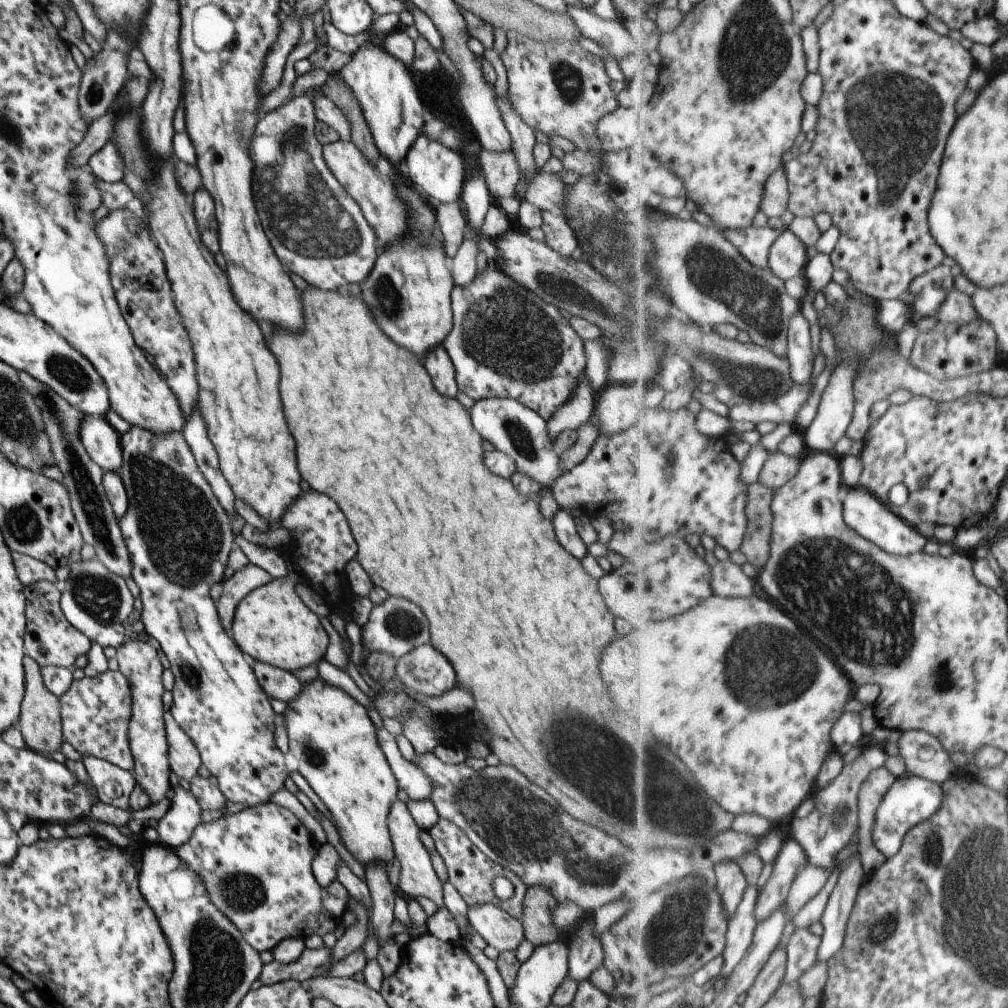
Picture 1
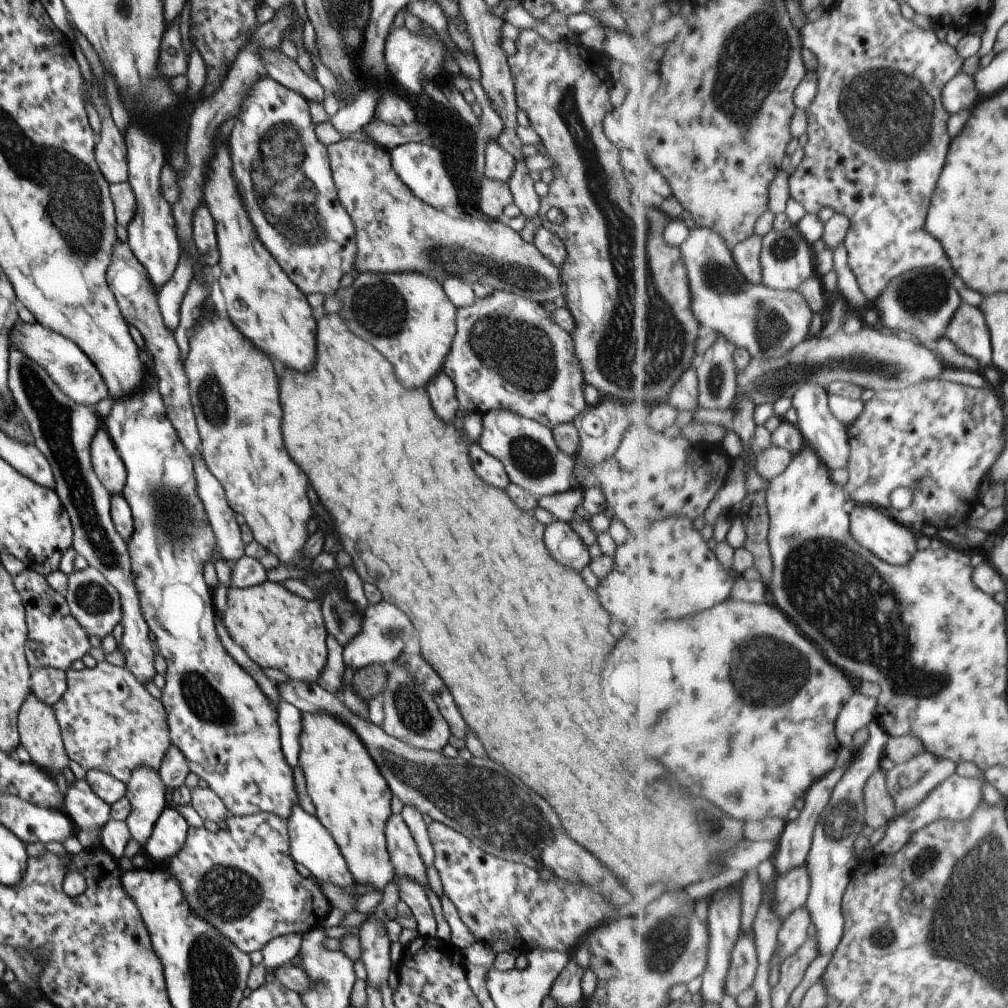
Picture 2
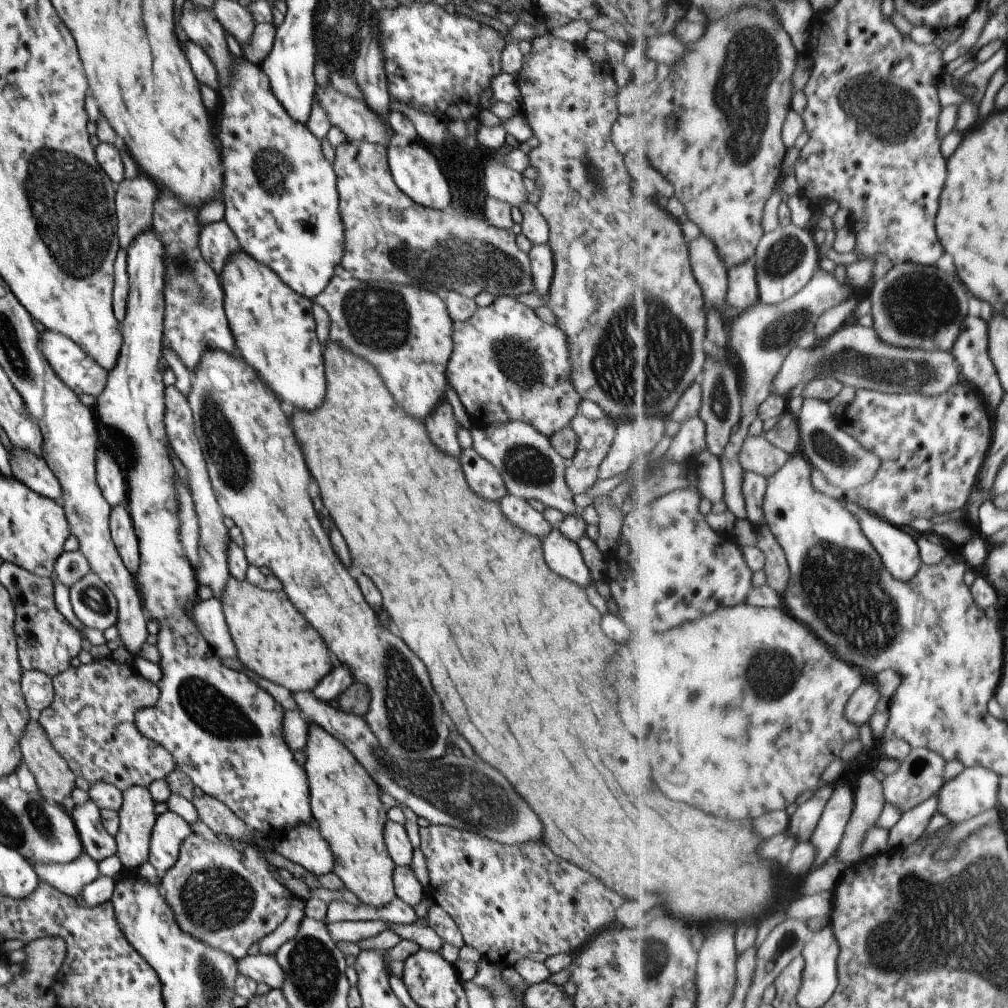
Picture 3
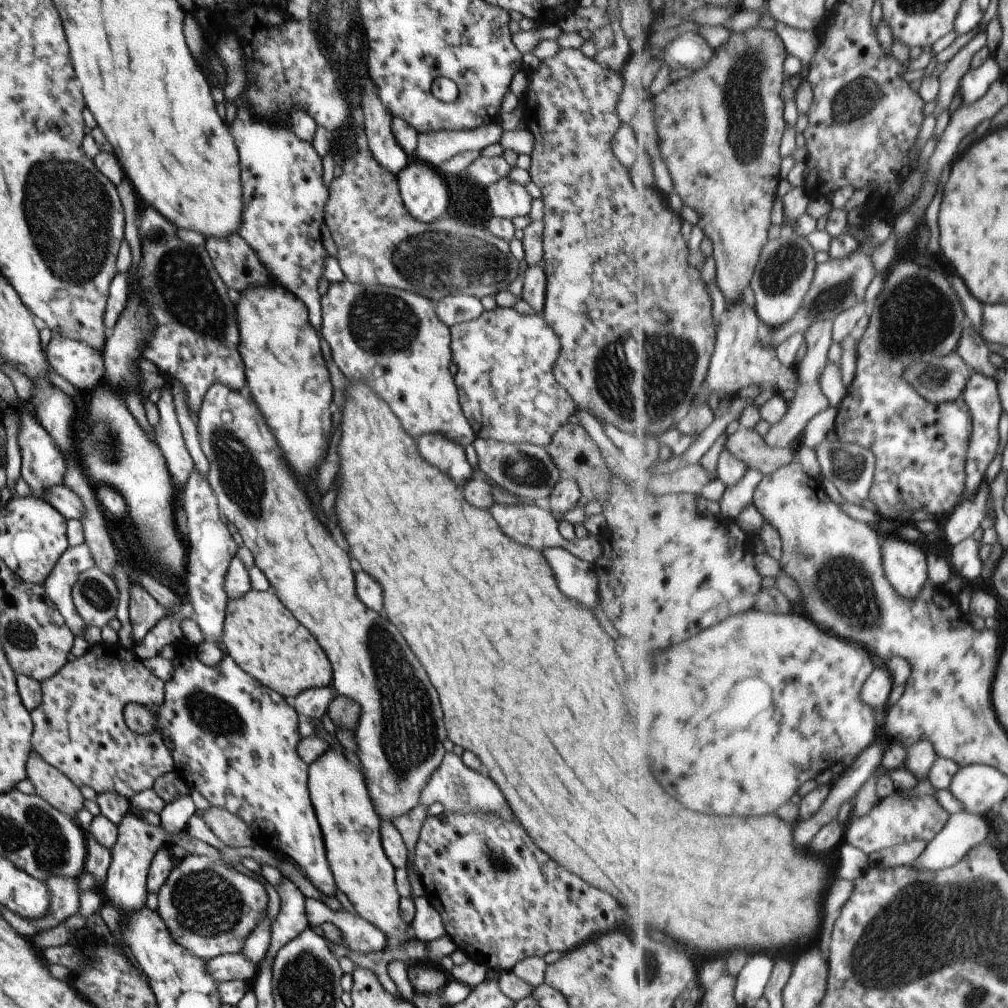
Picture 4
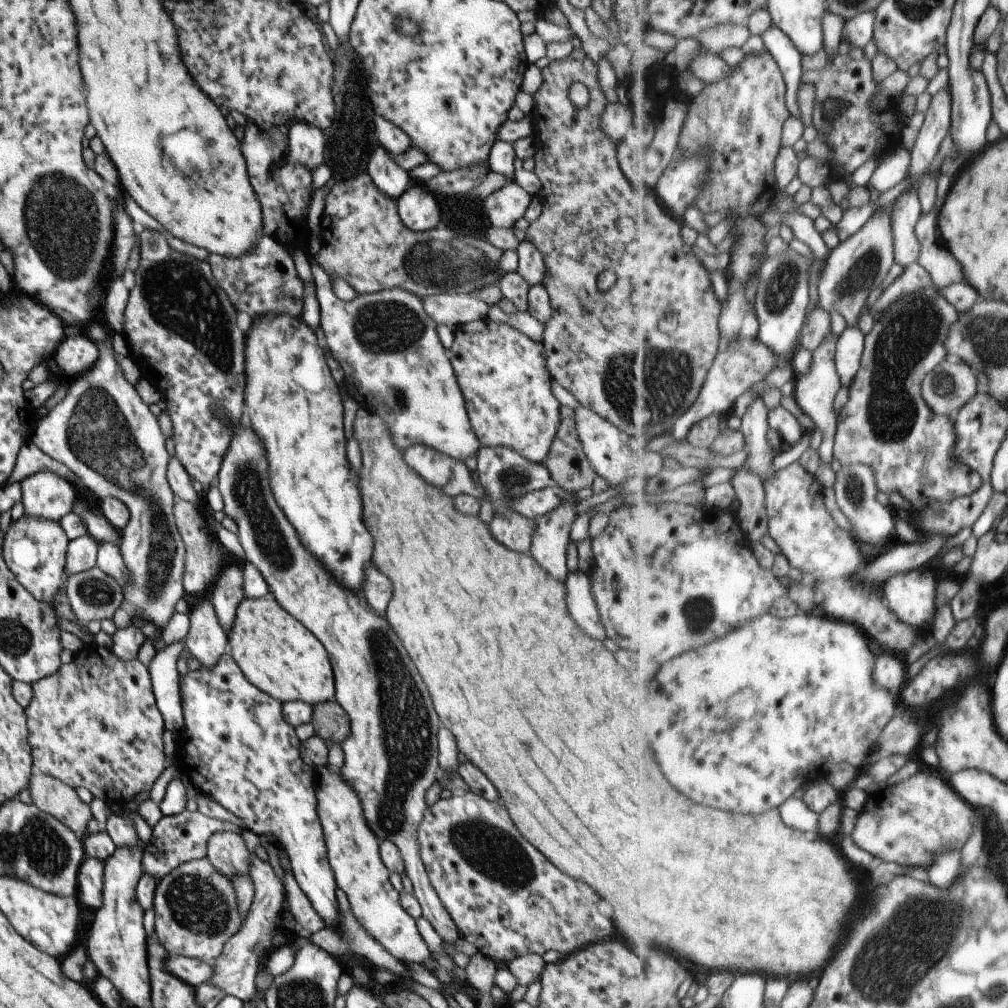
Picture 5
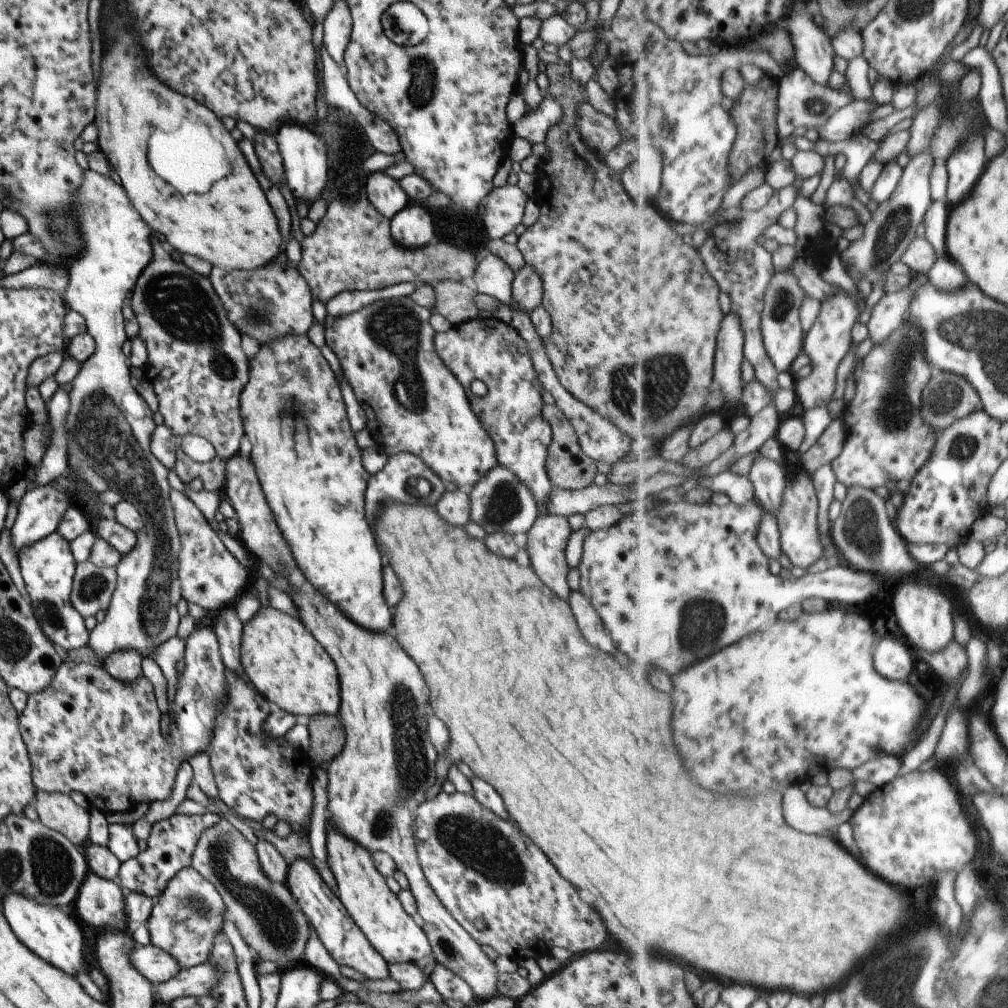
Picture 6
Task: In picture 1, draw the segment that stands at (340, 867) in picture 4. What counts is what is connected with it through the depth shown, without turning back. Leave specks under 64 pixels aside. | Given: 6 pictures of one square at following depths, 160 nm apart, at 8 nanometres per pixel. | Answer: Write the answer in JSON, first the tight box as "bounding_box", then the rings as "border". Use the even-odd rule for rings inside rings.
{"bounding_box":[283,677,397,868],"border":[[[315,677],[303,683],[300,693],[287,702],[283,712],[288,751],[297,760],[297,771],[312,788],[337,822],[336,829],[346,851],[363,868],[371,863],[391,864],[394,852],[386,825],[389,807],[395,802],[397,783],[389,763],[377,742],[376,729],[367,717],[366,708],[349,693]]]}

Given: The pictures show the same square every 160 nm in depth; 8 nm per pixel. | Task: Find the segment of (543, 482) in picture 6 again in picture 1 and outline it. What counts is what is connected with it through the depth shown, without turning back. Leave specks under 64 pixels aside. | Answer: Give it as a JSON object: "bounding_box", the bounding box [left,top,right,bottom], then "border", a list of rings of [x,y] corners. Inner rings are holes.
{"bounding_box":[442,260,585,422],"border":[[[486,260],[485,268],[479,274],[474,274],[471,282],[465,286],[452,285],[450,290],[450,305],[452,310],[452,327],[442,340],[442,347],[454,366],[454,379],[456,390],[466,394],[471,400],[476,401],[483,397],[512,398],[519,401],[523,406],[534,410],[546,422],[546,420],[555,412],[555,409],[572,395],[575,390],[576,380],[583,373],[585,368],[585,352],[583,351],[582,340],[571,329],[568,323],[568,317],[563,316],[561,311],[551,303],[545,302],[534,292],[527,290],[524,286],[517,284],[512,278],[509,278],[494,262]]]}

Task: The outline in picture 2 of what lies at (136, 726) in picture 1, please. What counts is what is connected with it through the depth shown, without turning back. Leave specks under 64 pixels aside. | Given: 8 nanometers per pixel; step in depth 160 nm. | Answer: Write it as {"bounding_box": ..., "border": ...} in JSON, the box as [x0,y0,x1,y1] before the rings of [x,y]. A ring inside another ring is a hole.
{"bounding_box":[8,343,166,848],"border":[[[9,343],[8,347],[8,391],[15,404],[21,409],[32,437],[34,446],[47,459],[51,467],[54,486],[52,489],[56,492],[63,508],[68,514],[72,528],[72,547],[77,555],[81,555],[87,562],[98,570],[110,582],[118,592],[120,605],[122,606],[122,617],[120,618],[122,626],[122,636],[116,648],[123,656],[123,666],[142,684],[151,682],[155,676],[154,654],[151,649],[151,642],[147,637],[148,626],[142,617],[138,596],[131,578],[130,558],[126,547],[126,542],[117,534],[112,520],[110,519],[110,494],[108,490],[99,482],[94,475],[89,454],[89,442],[93,438],[93,433],[101,426],[102,419],[98,413],[91,407],[77,404],[57,388],[57,385],[48,377],[48,374],[35,362],[29,360],[23,353],[16,351],[16,348]],[[137,766],[126,782],[125,796],[130,800],[130,811],[124,820],[131,839],[142,848],[149,838],[154,822],[164,809],[166,786],[158,771]]]}

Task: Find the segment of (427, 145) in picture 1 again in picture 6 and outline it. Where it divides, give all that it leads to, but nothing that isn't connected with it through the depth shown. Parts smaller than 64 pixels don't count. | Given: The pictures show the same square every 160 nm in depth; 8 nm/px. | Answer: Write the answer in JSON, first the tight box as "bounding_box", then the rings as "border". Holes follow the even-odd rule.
{"bounding_box":[390,202,431,247],"border":[[[411,202],[390,218],[391,238],[402,247],[422,247],[428,244],[431,218],[421,202]]]}

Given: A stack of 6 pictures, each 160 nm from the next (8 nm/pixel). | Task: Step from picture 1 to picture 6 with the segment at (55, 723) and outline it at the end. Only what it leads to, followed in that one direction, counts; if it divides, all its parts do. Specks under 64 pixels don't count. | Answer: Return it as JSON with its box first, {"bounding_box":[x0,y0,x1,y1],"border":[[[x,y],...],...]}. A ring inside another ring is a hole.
{"bounding_box":[35,791,88,848],"border":[[[35,791],[38,819],[50,829],[61,833],[77,848],[84,847],[88,838],[88,810],[73,802],[68,794]]]}

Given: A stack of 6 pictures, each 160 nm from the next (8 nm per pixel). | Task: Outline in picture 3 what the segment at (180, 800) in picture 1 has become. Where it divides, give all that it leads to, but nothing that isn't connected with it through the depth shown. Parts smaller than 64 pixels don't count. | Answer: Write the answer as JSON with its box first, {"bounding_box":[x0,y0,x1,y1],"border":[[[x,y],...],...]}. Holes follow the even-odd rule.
{"bounding_box":[148,810,191,878],"border":[[[169,810],[156,815],[148,844],[148,862],[159,878],[173,866],[181,841],[191,833],[189,827],[178,814]]]}

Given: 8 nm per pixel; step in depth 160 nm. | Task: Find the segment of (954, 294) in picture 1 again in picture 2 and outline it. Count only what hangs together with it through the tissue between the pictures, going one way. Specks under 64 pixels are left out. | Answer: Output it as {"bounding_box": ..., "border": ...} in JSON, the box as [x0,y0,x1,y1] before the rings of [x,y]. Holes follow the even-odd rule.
{"bounding_box":[946,303,994,367],"border":[[[963,303],[950,320],[946,336],[960,352],[976,358],[981,367],[993,366],[994,346],[990,328],[979,306]]]}

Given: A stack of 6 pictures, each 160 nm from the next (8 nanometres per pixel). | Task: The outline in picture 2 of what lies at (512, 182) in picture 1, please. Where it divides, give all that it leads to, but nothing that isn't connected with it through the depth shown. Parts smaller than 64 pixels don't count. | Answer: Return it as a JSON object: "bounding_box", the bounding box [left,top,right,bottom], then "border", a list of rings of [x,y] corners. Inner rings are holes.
{"bounding_box":[477,176,512,220],"border":[[[481,176],[477,209],[493,220],[502,220],[504,206],[512,203],[507,183]]]}

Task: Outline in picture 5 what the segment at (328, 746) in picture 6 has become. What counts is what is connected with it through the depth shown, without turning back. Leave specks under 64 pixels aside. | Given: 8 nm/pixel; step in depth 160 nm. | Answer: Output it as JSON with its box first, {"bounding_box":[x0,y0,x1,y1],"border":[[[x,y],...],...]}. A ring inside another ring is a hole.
{"bounding_box":[310,700,350,747],"border":[[[335,700],[312,705],[310,723],[314,734],[320,736],[327,747],[332,743],[340,743],[350,733],[349,717]]]}

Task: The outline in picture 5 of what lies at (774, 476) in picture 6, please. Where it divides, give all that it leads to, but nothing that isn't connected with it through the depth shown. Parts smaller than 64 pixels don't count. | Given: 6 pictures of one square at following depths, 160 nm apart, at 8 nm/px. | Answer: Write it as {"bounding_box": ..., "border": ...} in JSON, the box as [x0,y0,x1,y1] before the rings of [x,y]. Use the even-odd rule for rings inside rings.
{"bounding_box":[740,396,777,482],"border":[[[763,396],[757,397],[742,416],[740,427],[746,440],[745,450],[747,450],[747,460],[743,467],[757,473],[763,482],[775,472],[772,462],[777,457],[767,440],[770,428],[769,411]]]}

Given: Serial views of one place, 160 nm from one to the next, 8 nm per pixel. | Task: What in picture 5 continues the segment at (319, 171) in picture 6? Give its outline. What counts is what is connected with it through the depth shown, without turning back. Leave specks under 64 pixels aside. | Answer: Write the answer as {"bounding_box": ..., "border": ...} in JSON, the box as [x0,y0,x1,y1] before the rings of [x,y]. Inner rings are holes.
{"bounding_box":[284,121,325,170],"border":[[[301,121],[292,122],[288,126],[288,143],[284,154],[299,161],[309,170],[323,162],[323,142],[325,138],[320,129]]]}

